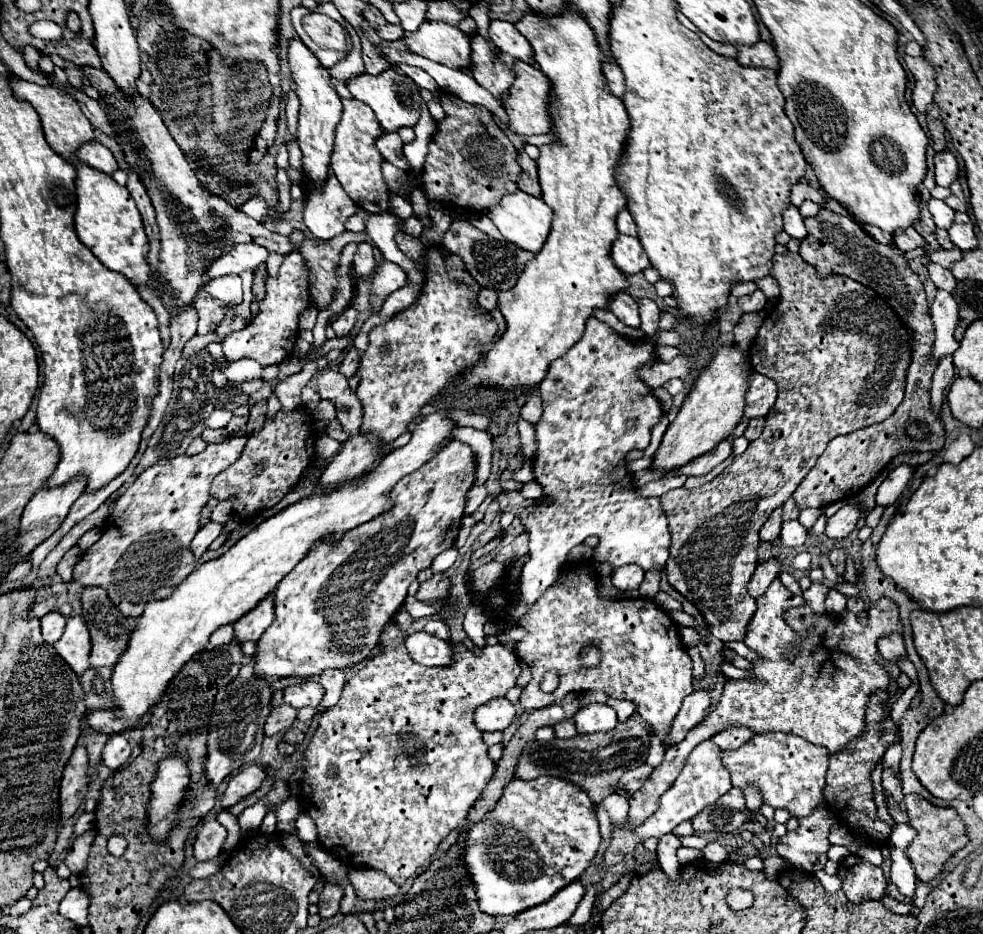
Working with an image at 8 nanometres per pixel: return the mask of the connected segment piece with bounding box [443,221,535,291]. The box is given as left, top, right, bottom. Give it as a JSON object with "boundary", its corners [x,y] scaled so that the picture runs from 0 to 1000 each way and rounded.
{"boundary":[[[461,237],[457,247],[451,252],[451,264],[459,271],[465,271],[471,275],[471,279],[475,282],[475,288],[479,290],[479,294],[483,297],[483,301],[489,307],[497,307],[504,312],[518,312],[524,307],[534,282],[538,277],[544,275],[544,271],[534,269],[530,264],[524,264],[518,258],[506,258],[506,256],[497,256],[491,247],[487,247],[485,243],[481,243],[477,237]]]}

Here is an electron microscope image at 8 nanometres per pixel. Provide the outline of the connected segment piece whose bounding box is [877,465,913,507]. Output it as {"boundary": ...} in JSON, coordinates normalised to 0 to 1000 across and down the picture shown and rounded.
{"boundary":[[[917,498],[910,504],[906,504],[904,511],[896,517],[896,521],[892,526],[892,541],[894,543],[908,541],[915,534],[915,530],[919,528],[919,524],[923,521],[927,509],[929,509],[929,502],[925,498]]]}

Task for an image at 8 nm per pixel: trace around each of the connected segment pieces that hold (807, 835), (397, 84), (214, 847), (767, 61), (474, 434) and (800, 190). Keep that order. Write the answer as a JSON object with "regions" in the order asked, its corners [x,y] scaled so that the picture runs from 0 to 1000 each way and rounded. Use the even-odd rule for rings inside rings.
{"regions":[[[[833,862],[825,873],[813,877],[813,885],[809,890],[801,890],[792,903],[790,913],[803,922],[807,928],[825,933],[835,913],[843,909],[843,888],[849,881],[849,875],[841,866],[841,862]]],[[[394,74],[388,80],[363,80],[359,85],[353,87],[353,95],[357,97],[357,102],[369,110],[373,110],[379,121],[384,123],[388,136],[392,140],[404,140],[408,136],[422,136],[426,130],[426,121],[428,121],[428,102],[426,102],[426,93],[416,85],[416,82],[408,82],[402,76]]],[[[213,877],[204,883],[198,903],[196,903],[196,915],[200,922],[213,922],[219,920],[225,913],[225,907],[229,903],[231,888],[221,879]]],[[[772,44],[766,50],[754,48],[750,55],[752,55],[750,65],[756,72],[782,72],[786,76],[792,76],[792,63],[790,63],[786,50],[778,44]]],[[[465,457],[463,459],[463,470],[469,474],[475,474],[483,489],[485,489],[485,509],[483,509],[483,519],[493,519],[493,515],[499,509],[499,494],[502,494],[502,472],[497,464],[485,461],[481,457]]],[[[812,196],[807,200],[807,207],[805,207],[805,215],[809,222],[815,222],[817,215],[829,215],[831,219],[839,219],[843,215],[841,209],[837,209],[837,204],[833,200],[827,200],[827,198],[821,198],[821,196]]]]}

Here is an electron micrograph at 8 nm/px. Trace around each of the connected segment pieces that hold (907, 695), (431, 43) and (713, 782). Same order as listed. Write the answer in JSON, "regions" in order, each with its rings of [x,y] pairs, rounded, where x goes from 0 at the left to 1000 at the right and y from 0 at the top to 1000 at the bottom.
{"regions":[[[[928,729],[927,736],[910,751],[910,755],[906,757],[906,768],[908,768],[908,772],[915,776],[915,772],[917,772],[917,766],[925,759],[925,753],[927,753],[927,748],[931,746],[931,742],[935,740],[935,731],[933,729]]],[[[430,22],[426,33],[412,35],[410,44],[418,57],[434,61],[459,74],[479,72],[479,42],[465,27]]],[[[721,791],[713,793],[713,796],[703,804],[703,808],[699,810],[697,821],[695,821],[695,825],[691,828],[691,832],[687,834],[687,838],[672,851],[670,866],[668,866],[654,883],[650,883],[650,885],[644,888],[644,890],[640,888],[640,881],[636,881],[636,879],[638,879],[638,866],[640,866],[638,858],[636,858],[632,851],[628,851],[628,849],[620,851],[620,853],[613,858],[613,862],[615,862],[615,866],[617,866],[620,875],[622,875],[622,879],[626,881],[626,888],[624,888],[622,905],[620,905],[620,909],[615,911],[613,922],[611,922],[609,928],[611,928],[611,930],[624,928],[626,924],[634,922],[634,918],[636,918],[640,911],[644,911],[648,903],[656,900],[658,896],[672,896],[672,894],[677,894],[677,892],[683,892],[693,879],[701,879],[701,877],[703,877],[705,873],[709,873],[715,864],[727,860],[733,851],[738,851],[738,849],[742,847],[742,843],[746,843],[746,840],[744,840],[742,825],[740,825],[740,823],[736,821],[736,817],[733,817],[731,806],[733,806],[733,802],[731,802],[729,798],[725,798]]]]}

